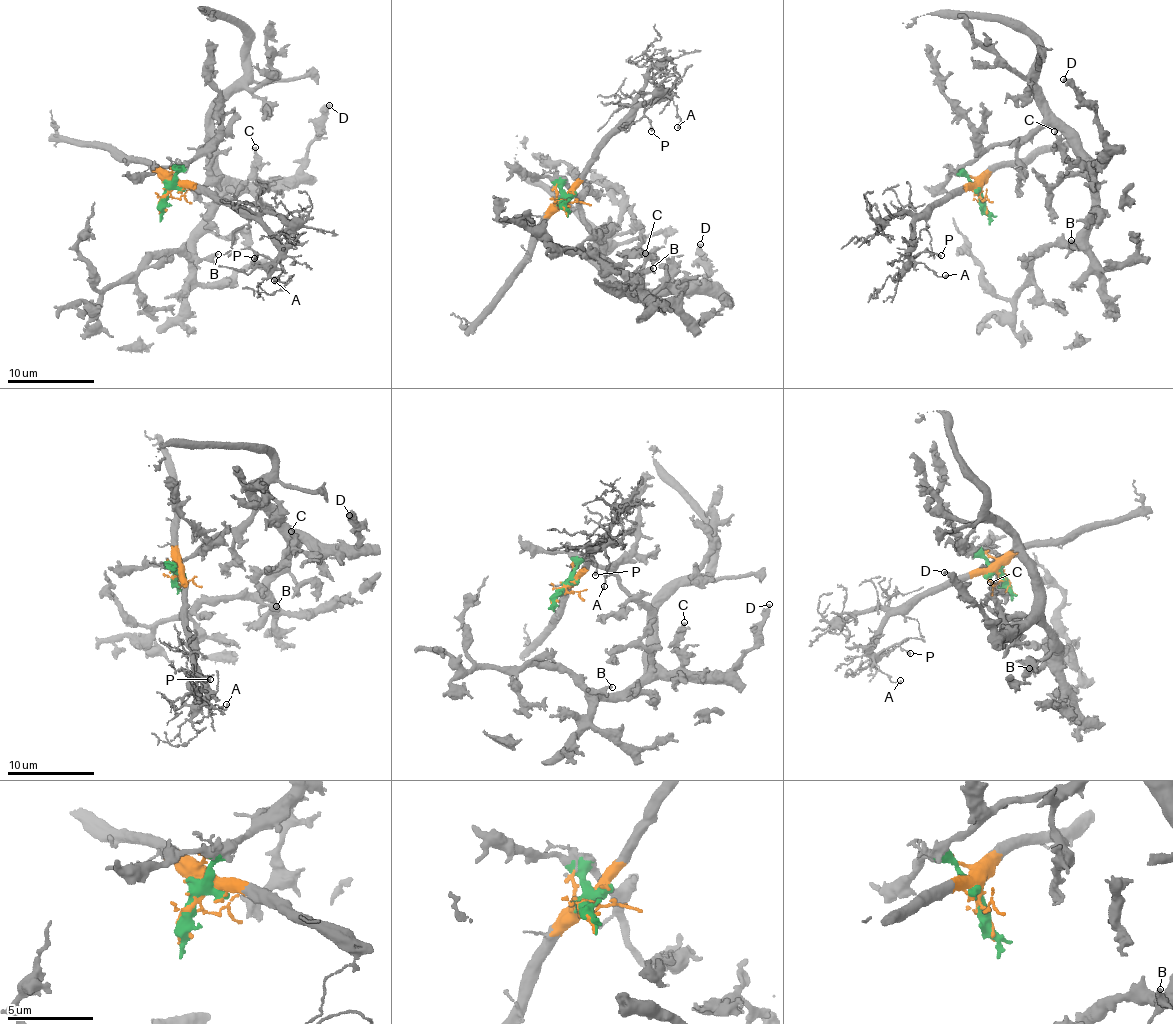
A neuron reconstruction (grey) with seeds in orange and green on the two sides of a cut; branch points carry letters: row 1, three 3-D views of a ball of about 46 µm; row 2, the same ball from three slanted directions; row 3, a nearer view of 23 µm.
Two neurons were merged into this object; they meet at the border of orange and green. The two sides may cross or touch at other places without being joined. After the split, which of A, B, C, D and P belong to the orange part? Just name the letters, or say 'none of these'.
A, P

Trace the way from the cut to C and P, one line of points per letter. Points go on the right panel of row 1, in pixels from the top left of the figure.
C: (980, 197), (965, 166), (994, 146), (1022, 143), (1044, 127), (1055, 127), (1093, 166), (1069, 156), (1055, 130)
P: (980, 197), (978, 187), (966, 186), (950, 199), (941, 198), (926, 218), (931, 248), (925, 250), (942, 256)

